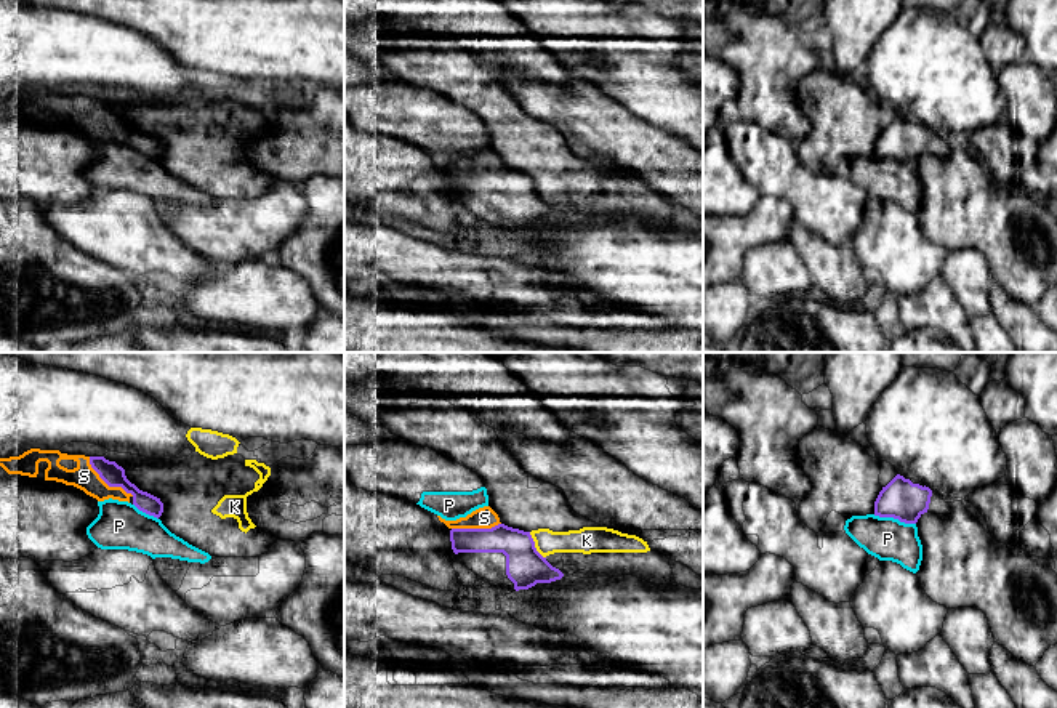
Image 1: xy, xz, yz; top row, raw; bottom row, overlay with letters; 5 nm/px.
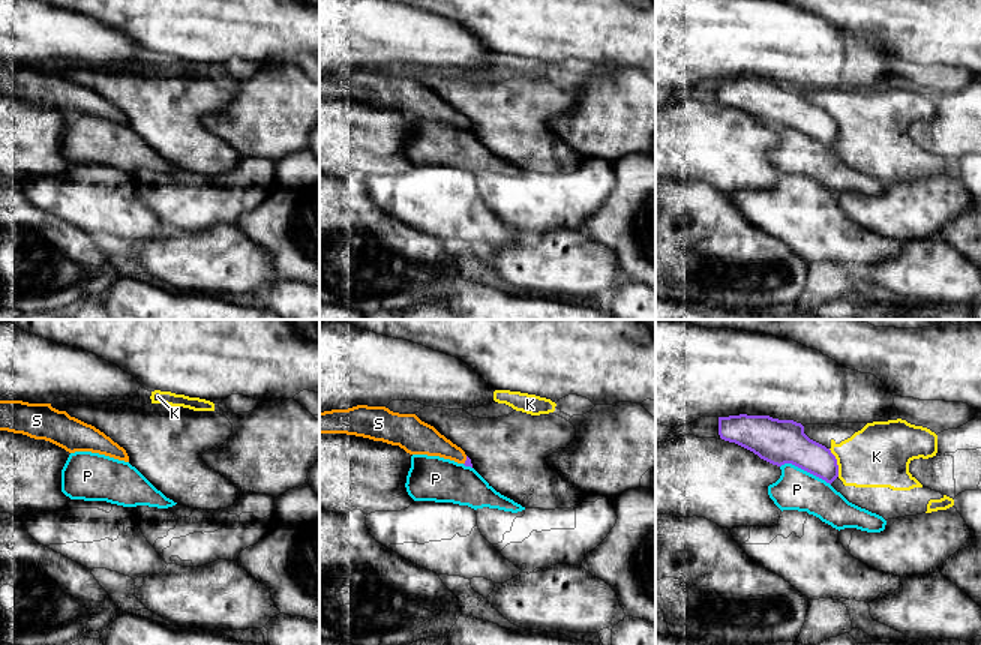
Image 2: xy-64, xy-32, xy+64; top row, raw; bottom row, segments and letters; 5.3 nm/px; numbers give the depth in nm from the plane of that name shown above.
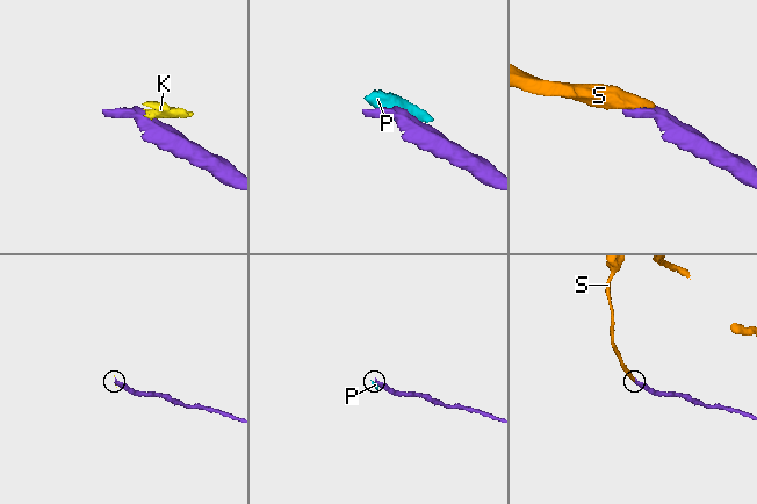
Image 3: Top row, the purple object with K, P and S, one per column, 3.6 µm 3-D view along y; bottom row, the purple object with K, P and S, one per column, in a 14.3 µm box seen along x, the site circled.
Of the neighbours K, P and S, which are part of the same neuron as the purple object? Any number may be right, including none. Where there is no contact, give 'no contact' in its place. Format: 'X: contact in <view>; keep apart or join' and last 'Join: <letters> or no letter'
K: contact in xz; keep apart
P: contact in yz; keep apart
S: contact in xy; join
Join: S

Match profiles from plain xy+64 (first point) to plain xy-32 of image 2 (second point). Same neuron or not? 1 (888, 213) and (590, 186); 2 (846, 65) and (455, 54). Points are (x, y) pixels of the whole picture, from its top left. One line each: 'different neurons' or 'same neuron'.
1: same neuron
2: same neuron

